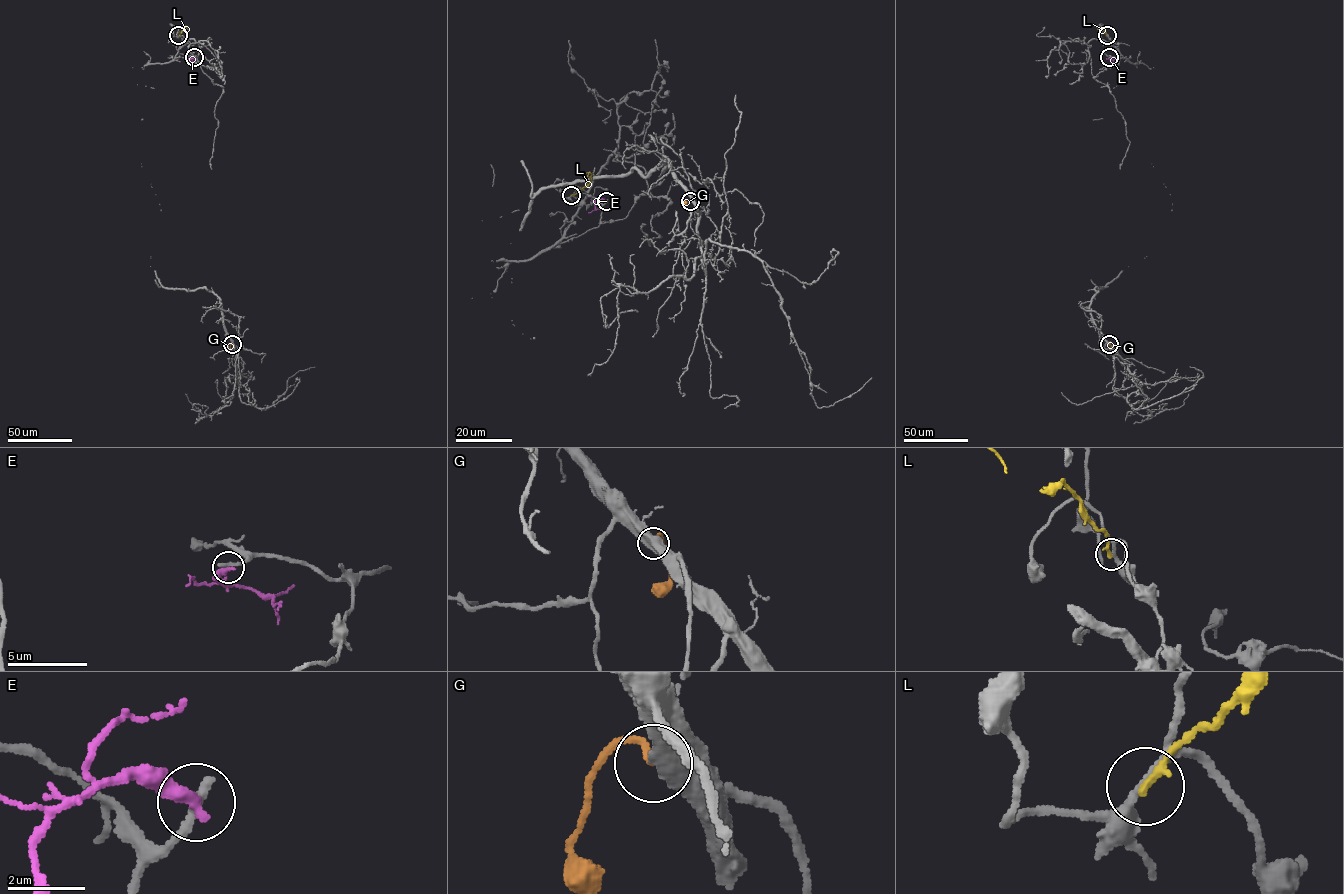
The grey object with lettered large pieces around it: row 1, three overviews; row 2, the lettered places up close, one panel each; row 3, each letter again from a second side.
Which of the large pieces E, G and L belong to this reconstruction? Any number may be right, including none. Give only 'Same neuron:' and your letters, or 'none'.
Same neuron: none

